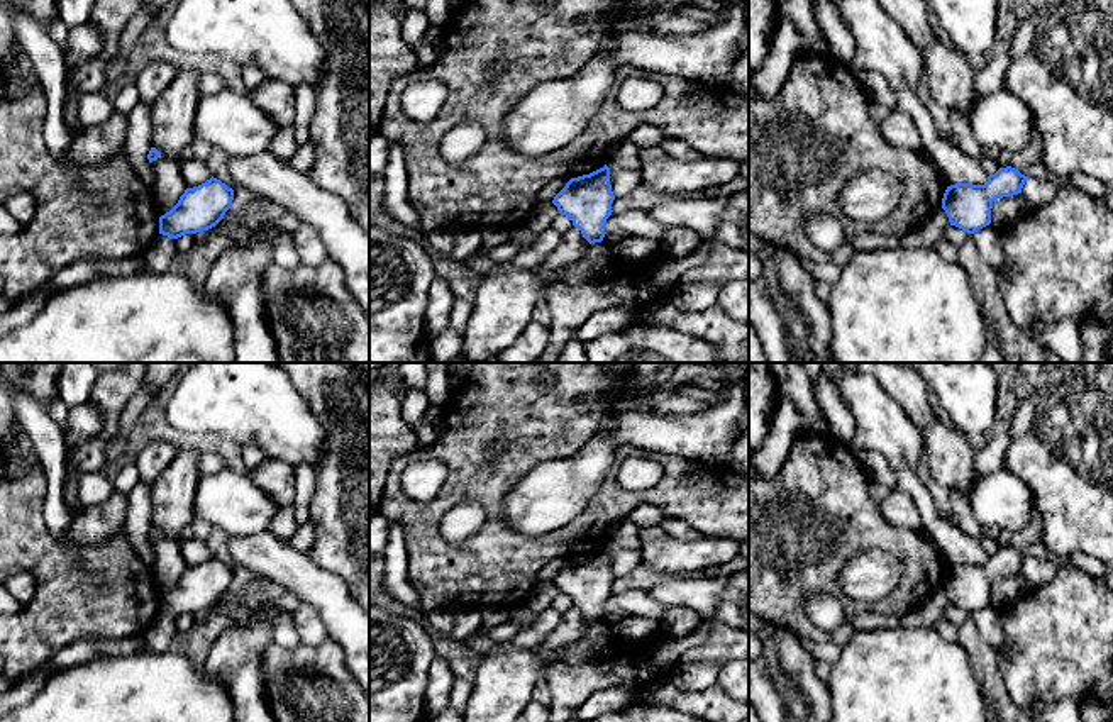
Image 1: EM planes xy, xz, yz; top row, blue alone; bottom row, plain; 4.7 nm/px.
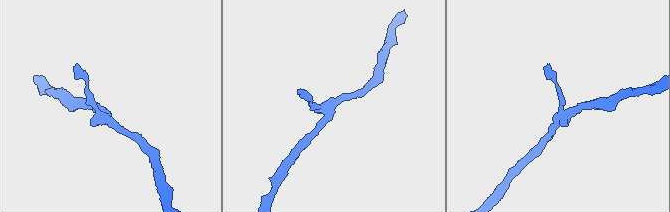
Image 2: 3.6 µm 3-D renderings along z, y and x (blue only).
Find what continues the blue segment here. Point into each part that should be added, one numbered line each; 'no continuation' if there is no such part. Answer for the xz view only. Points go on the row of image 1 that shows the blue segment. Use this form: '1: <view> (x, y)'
no continuation

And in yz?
no continuation

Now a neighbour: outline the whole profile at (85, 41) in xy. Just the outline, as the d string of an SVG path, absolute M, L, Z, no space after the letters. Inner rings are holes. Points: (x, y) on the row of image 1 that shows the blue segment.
M88 20L68 31L61 47L66 66L80 66L95 58L105 47L105 36Z

